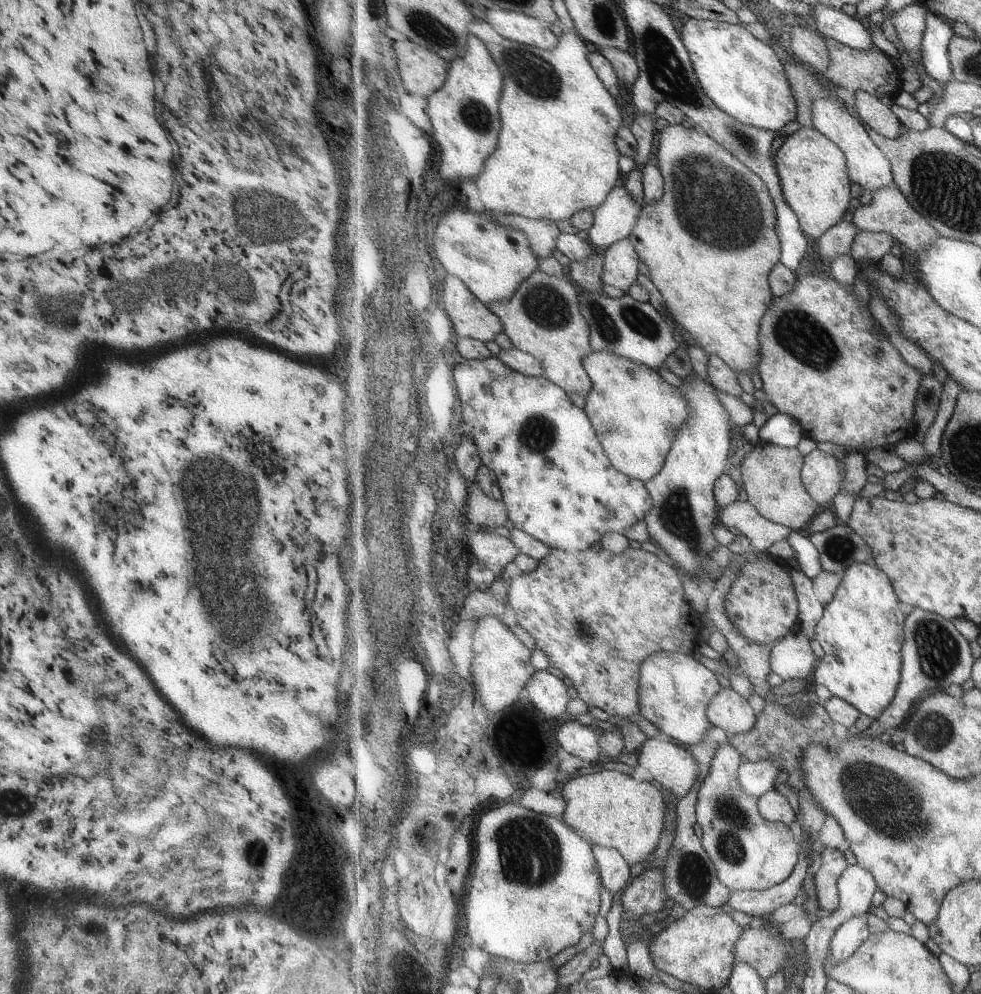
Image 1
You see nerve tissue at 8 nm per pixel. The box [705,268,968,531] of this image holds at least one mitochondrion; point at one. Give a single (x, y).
(800, 335)

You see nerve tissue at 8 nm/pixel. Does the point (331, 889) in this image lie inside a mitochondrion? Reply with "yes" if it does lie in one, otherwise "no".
no

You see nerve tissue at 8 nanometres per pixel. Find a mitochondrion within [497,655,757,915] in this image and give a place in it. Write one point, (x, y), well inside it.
(732, 846)

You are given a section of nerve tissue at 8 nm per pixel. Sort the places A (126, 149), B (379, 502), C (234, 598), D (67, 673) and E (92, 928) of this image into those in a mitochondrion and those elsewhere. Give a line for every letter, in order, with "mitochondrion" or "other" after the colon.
A: other
B: mitochondrion
C: mitochondrion
D: other
E: other

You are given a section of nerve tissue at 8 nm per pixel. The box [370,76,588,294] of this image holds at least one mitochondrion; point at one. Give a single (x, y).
(477, 117)

